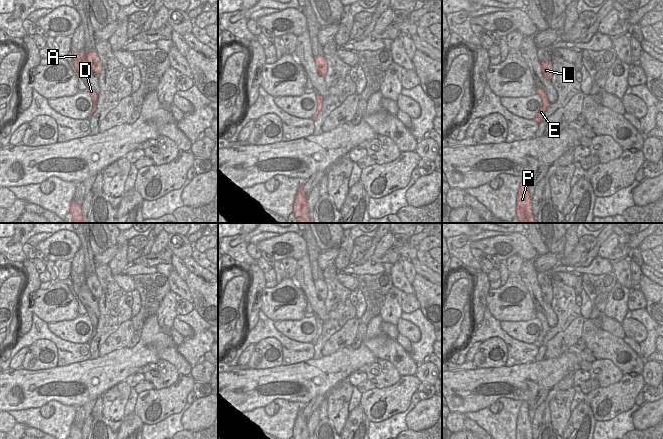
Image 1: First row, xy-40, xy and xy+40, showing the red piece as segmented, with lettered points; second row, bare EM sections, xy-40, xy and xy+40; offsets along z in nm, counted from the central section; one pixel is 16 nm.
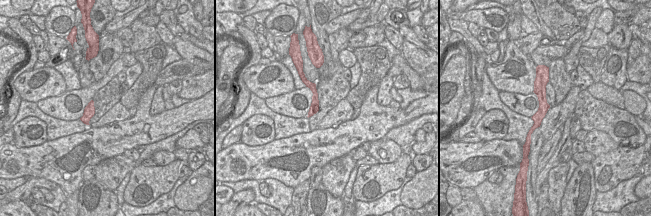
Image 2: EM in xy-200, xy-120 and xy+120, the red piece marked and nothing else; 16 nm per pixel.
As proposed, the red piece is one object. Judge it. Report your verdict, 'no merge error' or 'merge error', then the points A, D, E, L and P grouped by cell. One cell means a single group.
merge error | A D / E L P

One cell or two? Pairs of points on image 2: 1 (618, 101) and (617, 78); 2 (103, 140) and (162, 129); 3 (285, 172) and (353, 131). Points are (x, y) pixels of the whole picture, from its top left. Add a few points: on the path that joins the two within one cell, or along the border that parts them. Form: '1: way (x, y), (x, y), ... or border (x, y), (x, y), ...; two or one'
1: border (600, 81), (619, 90); two
2: way (118, 138), (125, 133), (147, 129); one
3: way (302, 173), (329, 144), (336, 142); one

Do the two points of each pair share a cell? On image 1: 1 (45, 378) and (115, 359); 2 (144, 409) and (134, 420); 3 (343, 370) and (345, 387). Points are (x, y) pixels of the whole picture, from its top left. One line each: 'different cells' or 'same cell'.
1: same cell
2: different cells
3: different cells

